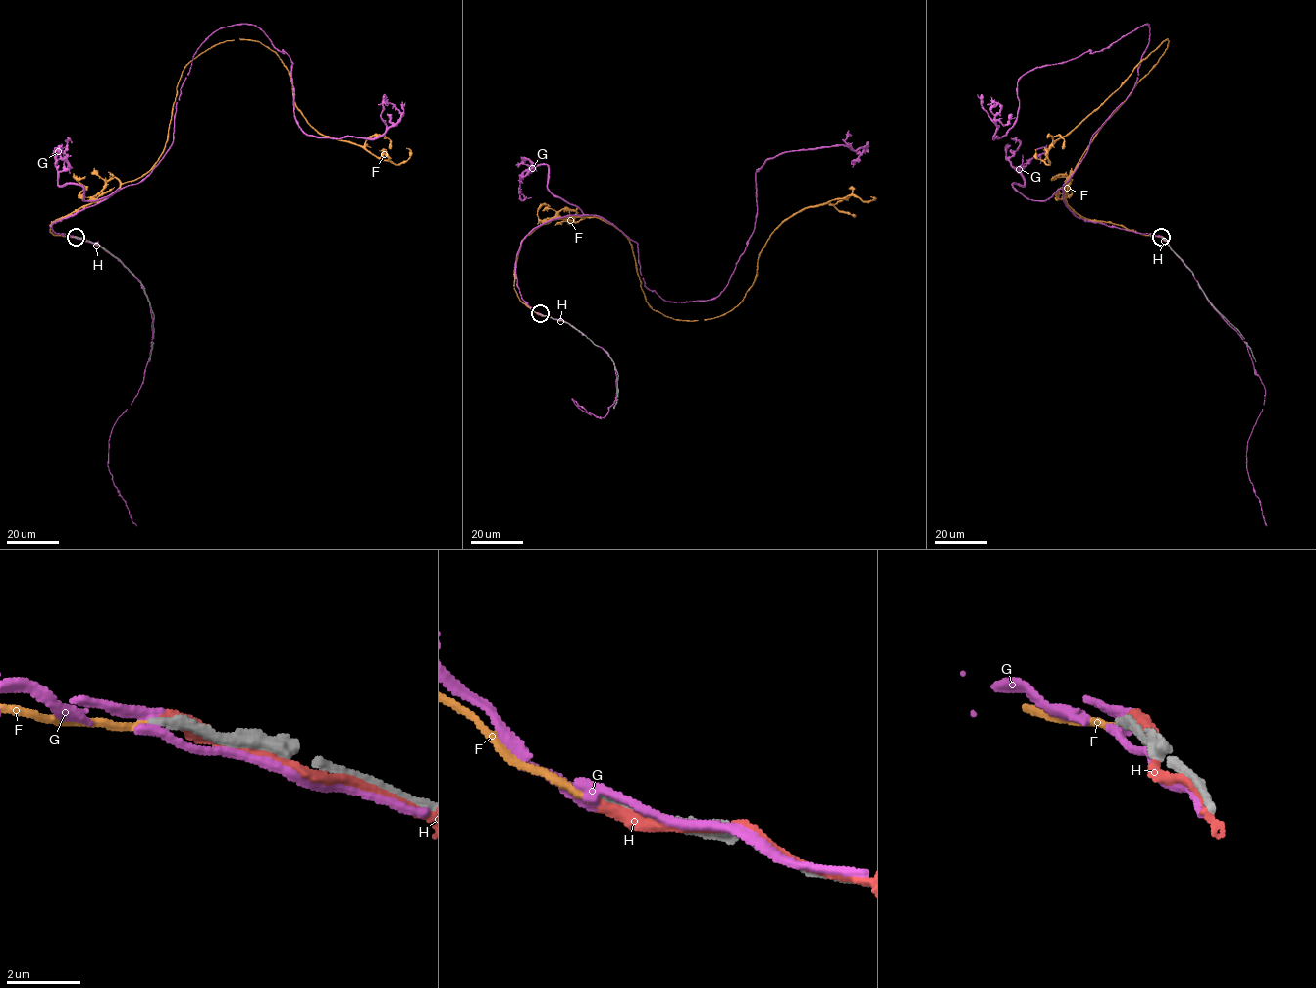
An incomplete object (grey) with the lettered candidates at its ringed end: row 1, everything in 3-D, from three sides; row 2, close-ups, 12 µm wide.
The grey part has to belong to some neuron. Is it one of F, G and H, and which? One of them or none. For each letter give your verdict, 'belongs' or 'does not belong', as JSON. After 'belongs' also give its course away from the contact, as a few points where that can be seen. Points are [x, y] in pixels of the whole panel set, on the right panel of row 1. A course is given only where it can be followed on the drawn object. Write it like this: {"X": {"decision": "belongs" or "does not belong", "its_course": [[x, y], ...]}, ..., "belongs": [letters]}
{"F": {"decision": "does not belong"}, "G": {"decision": "does not belong"}, "H": {"decision": "does not belong"}, "belongs": []}

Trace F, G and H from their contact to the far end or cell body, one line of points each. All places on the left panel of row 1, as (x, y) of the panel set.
F: (74, 237), (50, 225), (151, 168), (184, 68), (227, 40), (275, 52), (323, 135), (395, 164), (406, 148)
G: (75, 237), (52, 224), (162, 158), (218, 29), (289, 57), (309, 135), (379, 137), (400, 113), (378, 105)
H: (78, 238), (98, 245), (116, 258)

